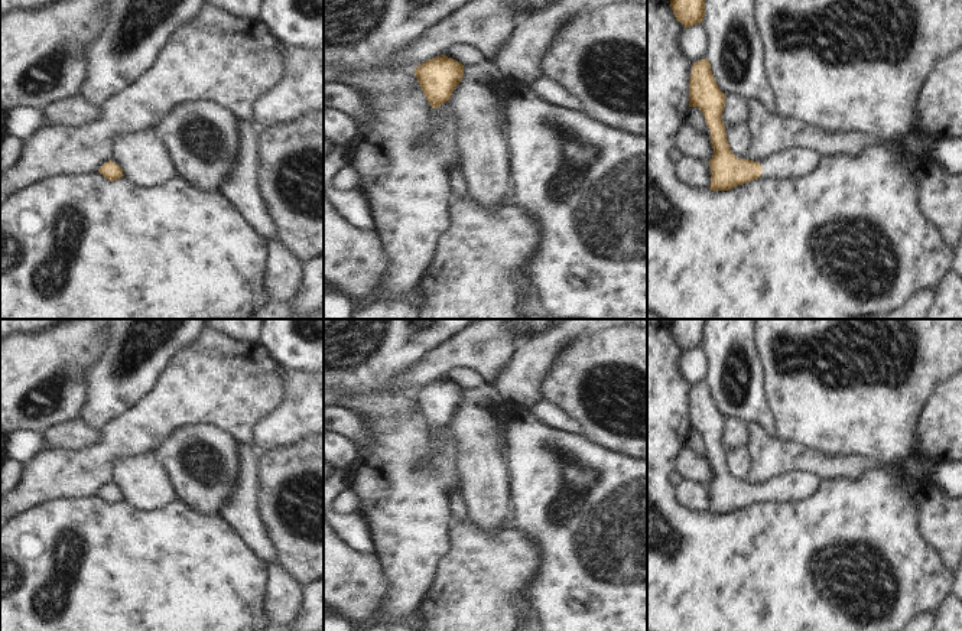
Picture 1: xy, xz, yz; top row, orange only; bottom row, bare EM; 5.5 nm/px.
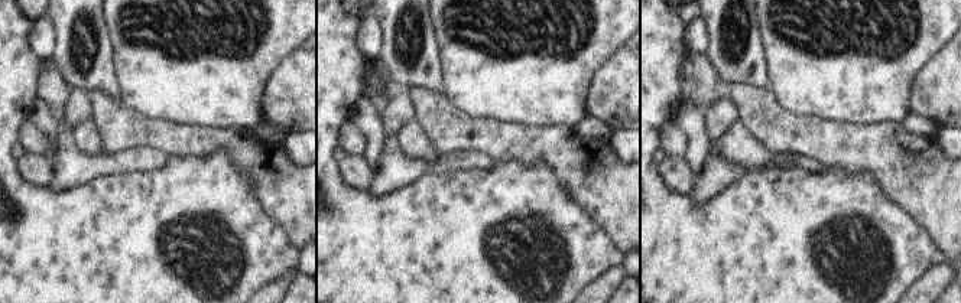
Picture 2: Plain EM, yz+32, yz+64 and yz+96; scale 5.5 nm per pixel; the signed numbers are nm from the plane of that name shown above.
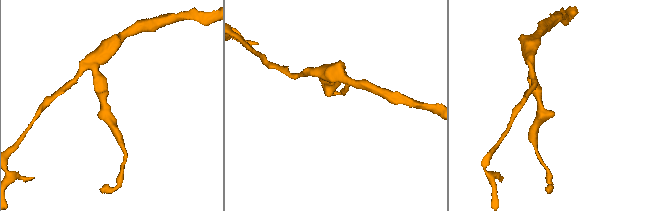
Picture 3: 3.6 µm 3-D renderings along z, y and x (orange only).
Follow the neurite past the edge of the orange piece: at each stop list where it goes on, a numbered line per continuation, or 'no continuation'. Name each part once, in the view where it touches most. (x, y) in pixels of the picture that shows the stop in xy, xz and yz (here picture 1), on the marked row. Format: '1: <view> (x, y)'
1: yz (795, 163)

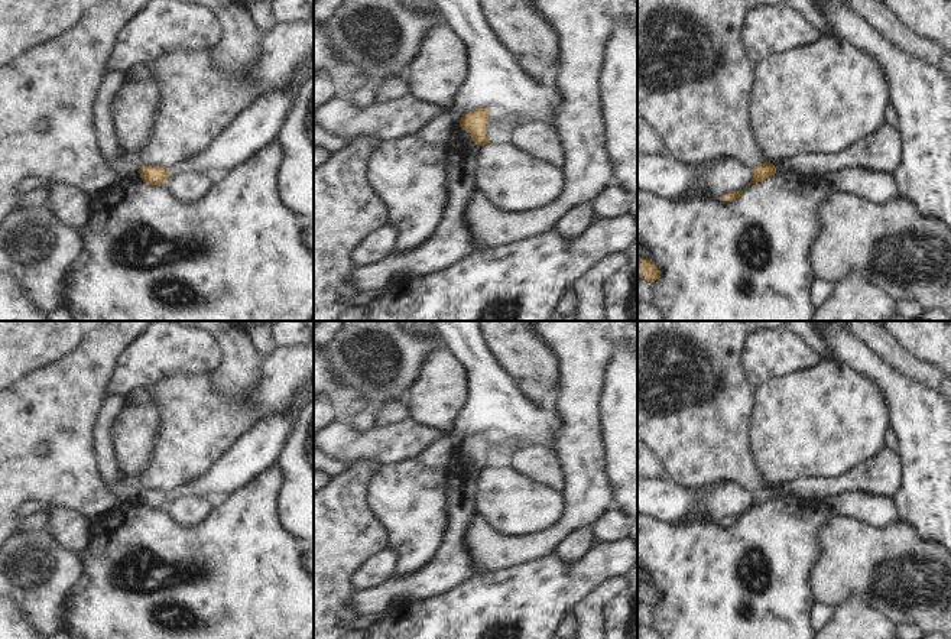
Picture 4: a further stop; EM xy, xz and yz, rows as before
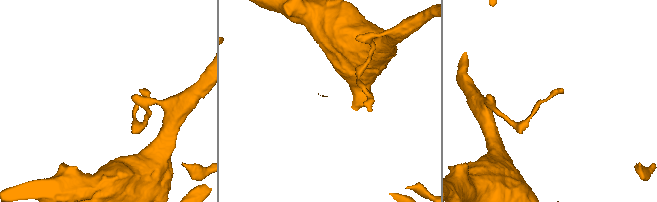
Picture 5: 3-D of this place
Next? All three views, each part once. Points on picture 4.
no continuation

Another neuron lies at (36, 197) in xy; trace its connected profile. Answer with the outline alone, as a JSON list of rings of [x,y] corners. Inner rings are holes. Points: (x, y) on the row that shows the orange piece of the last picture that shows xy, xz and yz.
[[[46,179],[46,181],[43,181],[43,184],[39,188],[20,195],[19,201],[13,205],[12,210],[42,205],[48,197],[48,191],[52,184],[53,184],[52,179]]]

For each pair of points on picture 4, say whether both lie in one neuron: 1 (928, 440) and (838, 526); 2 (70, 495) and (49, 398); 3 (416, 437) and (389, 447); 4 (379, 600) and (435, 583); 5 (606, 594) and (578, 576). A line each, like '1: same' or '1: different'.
1: different
2: same
3: same
4: same
5: different

